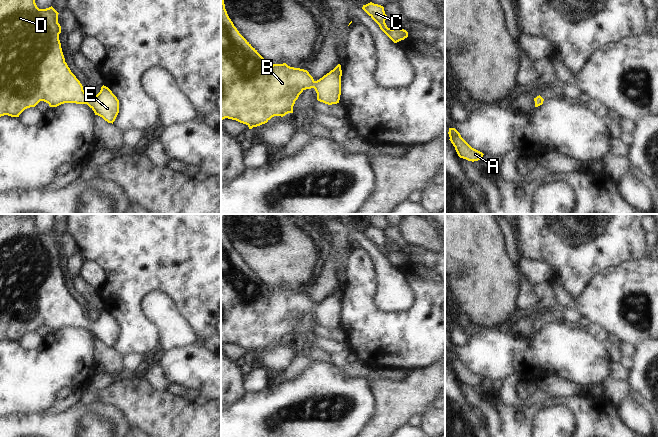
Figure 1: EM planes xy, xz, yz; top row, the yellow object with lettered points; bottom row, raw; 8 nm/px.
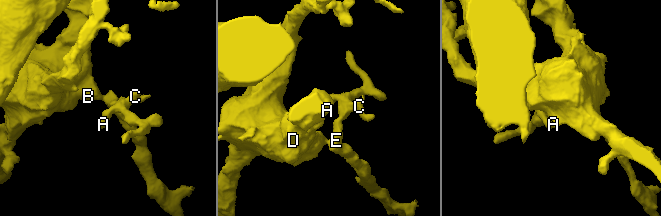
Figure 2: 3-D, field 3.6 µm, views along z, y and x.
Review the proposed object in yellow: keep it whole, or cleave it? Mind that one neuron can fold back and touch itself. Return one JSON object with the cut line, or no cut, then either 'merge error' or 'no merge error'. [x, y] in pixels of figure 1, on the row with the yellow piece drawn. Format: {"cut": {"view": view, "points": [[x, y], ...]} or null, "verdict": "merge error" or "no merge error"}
{"cut": null, "verdict": "no merge error"}

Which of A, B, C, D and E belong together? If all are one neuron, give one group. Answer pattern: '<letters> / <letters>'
A B C D E

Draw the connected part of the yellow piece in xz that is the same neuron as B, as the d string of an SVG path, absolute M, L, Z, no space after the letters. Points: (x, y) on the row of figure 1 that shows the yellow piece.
M221 0L221 120L228 118L246 124L249 129L267 123L274 116L293 113L293 106L306 89L314 88L317 100L337 104L341 95L341 65L315 81L307 70L286 63L270 65L239 33Z

